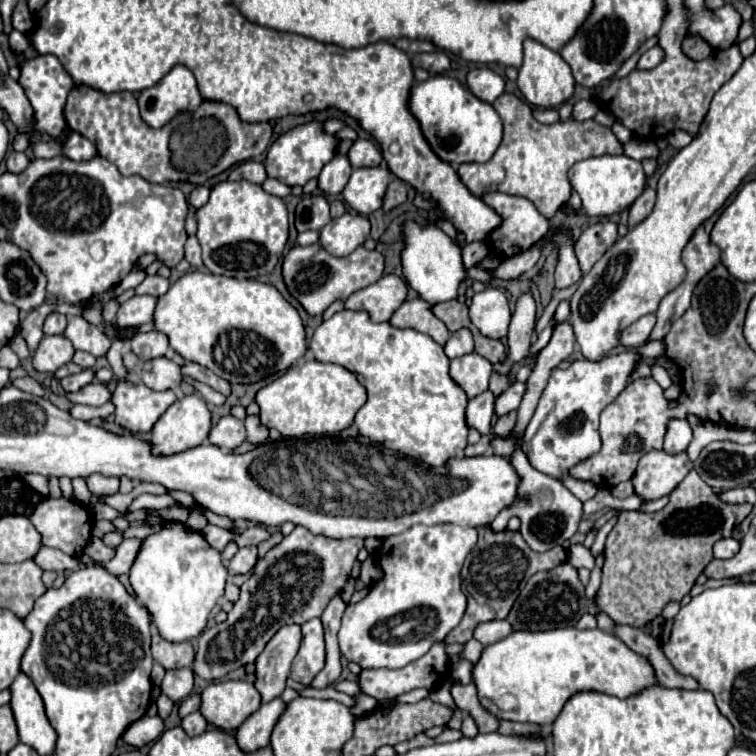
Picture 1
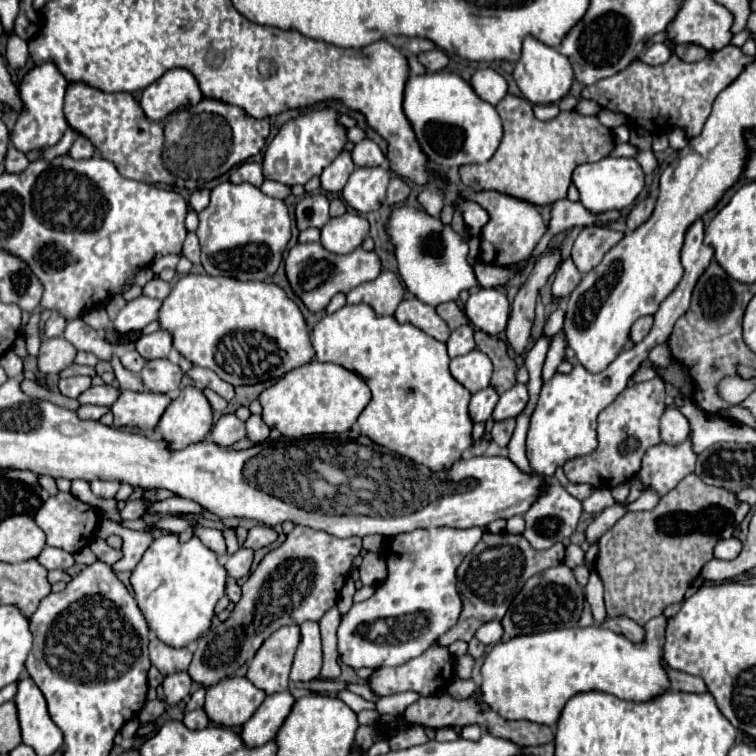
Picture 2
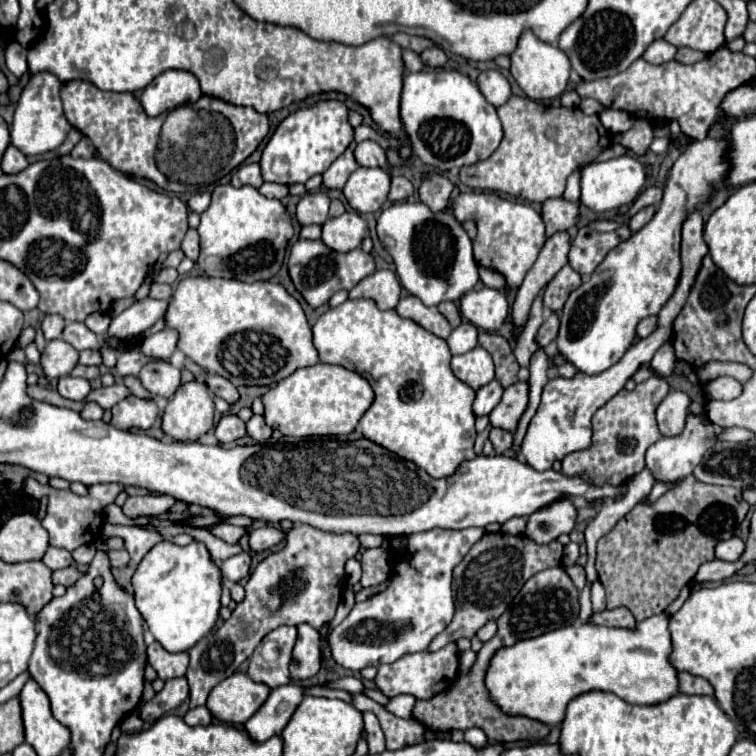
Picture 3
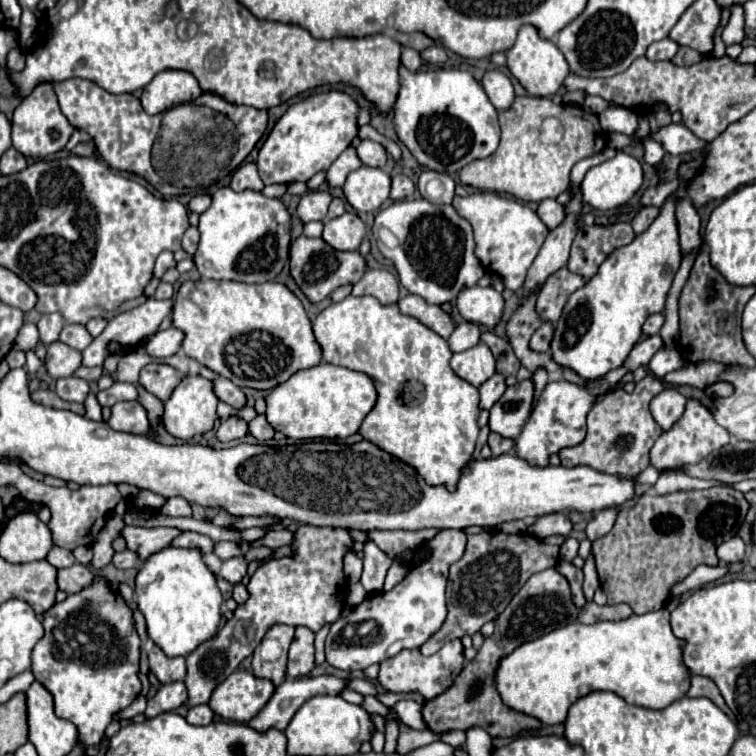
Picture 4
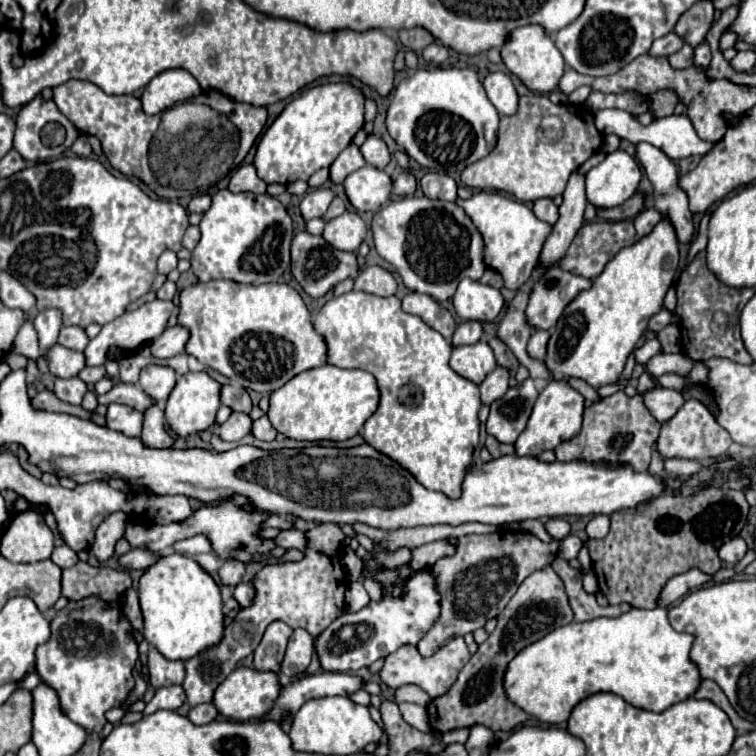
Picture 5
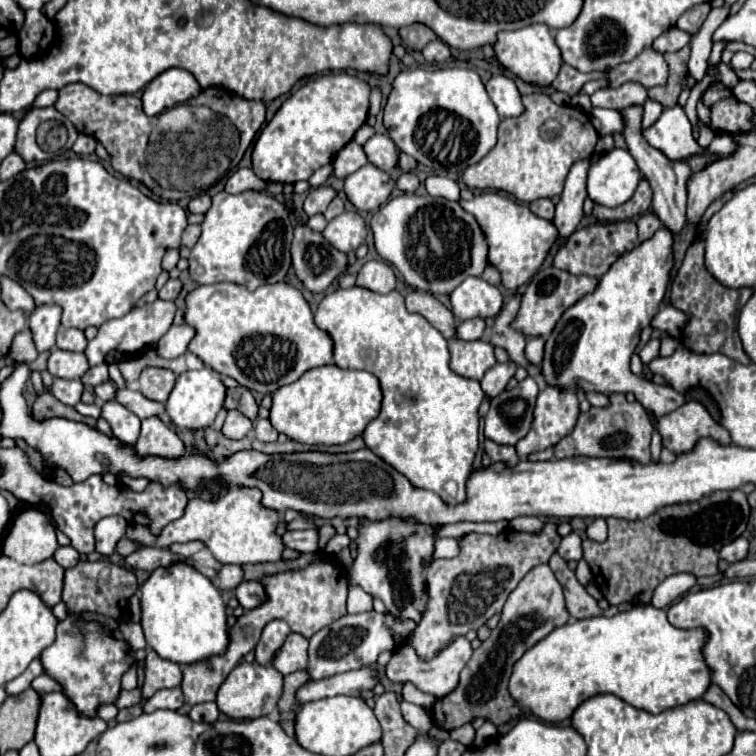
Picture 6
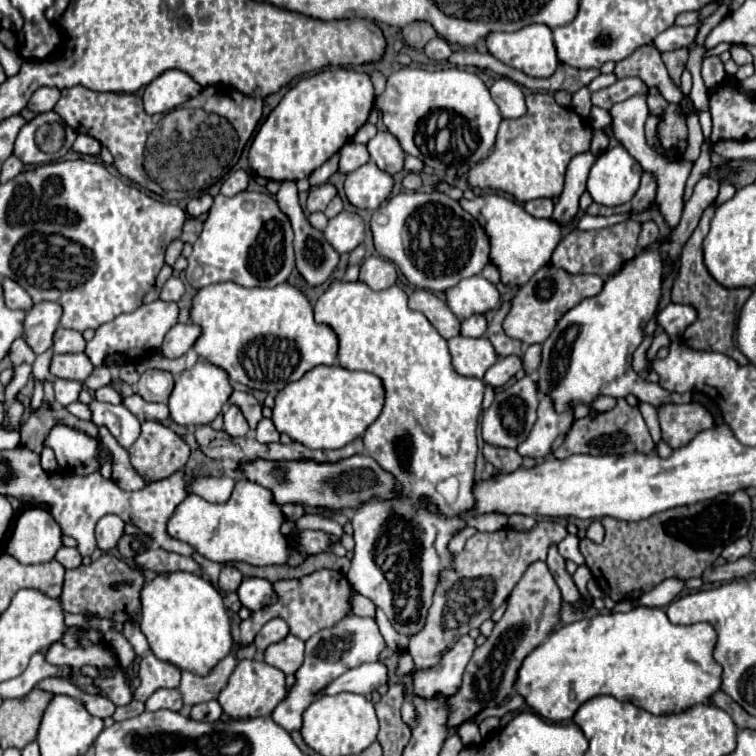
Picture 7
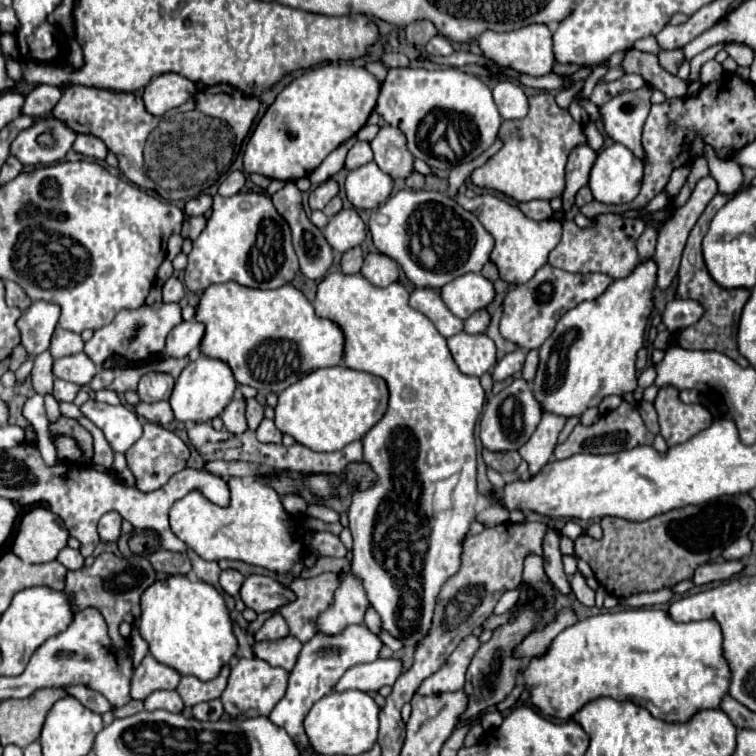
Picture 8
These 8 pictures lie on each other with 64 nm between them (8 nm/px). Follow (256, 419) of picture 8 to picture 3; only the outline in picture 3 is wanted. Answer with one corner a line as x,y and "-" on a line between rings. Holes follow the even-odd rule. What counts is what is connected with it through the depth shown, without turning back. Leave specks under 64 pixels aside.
206,372
206,378
202,378
202,382
208,386
208,390
220,398
224,398
228,404
236,402
238,400
238,390
236,386
232,386
228,380
224,380
222,376
218,374
212,374
212,372

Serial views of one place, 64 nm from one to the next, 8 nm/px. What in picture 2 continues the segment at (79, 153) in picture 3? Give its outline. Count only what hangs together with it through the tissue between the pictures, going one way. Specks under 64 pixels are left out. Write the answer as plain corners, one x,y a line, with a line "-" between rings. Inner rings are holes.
78,136
76,140
74,140
74,144
72,144
72,148
70,148
70,152
68,152
72,158
92,158
92,154
94,154
94,146
90,144
90,140
88,138
84,138
84,136

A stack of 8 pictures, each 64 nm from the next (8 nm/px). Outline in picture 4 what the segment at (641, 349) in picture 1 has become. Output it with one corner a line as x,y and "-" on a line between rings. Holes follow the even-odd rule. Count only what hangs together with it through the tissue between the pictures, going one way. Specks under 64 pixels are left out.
662,346
662,348
654,354
654,358
650,360
648,370
650,370
654,376
664,378
668,372
678,370
678,368
682,368
682,366
684,366
684,358
680,356
680,352
674,350
674,348

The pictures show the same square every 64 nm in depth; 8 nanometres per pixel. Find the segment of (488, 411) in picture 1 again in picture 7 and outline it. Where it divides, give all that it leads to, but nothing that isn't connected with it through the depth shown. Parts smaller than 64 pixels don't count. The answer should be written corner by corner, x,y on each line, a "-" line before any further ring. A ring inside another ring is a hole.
508,356
508,358
500,358
486,374
484,374
484,384
492,386
492,388
500,388
504,386
518,370
522,368
522,360
516,356

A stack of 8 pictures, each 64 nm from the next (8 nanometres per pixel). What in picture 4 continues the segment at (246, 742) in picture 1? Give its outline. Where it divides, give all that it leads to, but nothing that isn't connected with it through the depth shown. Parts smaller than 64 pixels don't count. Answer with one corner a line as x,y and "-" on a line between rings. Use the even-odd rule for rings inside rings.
318,676
318,678
296,678
280,684
268,704
248,722
256,732
268,732
270,728
284,730
296,710
316,694
338,694
346,688
346,680
334,676

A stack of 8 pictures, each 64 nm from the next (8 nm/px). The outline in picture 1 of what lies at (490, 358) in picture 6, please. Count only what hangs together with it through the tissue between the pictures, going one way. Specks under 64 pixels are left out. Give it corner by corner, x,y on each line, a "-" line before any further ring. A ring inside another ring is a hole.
476,352
454,358
450,362
450,376
466,392
468,398
474,398
488,390
490,374
492,374
492,364
482,356
478,356

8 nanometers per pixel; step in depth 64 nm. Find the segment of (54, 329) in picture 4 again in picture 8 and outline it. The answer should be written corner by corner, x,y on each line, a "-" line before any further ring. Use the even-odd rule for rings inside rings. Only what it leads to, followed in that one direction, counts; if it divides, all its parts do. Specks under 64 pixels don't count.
32,302
32,306
20,316
18,328
22,334
22,346
30,356
38,356
48,350
58,318
60,306
52,302

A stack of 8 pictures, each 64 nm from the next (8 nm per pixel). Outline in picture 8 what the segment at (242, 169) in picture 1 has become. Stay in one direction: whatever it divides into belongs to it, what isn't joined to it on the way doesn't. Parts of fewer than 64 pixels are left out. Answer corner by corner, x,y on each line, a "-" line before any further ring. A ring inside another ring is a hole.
230,172
228,178
220,184
218,194
222,194
222,196
234,196
234,194
238,194
244,188
244,184
246,184
244,172

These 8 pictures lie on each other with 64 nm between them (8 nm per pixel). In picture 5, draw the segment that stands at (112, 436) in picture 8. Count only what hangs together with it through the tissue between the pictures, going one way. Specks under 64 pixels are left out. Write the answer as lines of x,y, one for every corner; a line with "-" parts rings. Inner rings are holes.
110,404
108,406
106,426
116,432
122,432
126,436
140,436
142,422
144,422
144,414
132,406
126,406
126,404

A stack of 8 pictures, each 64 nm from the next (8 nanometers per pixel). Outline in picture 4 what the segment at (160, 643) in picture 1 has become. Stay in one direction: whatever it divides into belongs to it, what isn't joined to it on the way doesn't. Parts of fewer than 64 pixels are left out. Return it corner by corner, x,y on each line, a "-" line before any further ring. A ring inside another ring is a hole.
154,646
148,654
148,660
150,660
150,672
156,674
162,684
174,682
174,680
184,680
184,676
186,676
186,658
182,658
182,656
170,658
162,652
162,648

